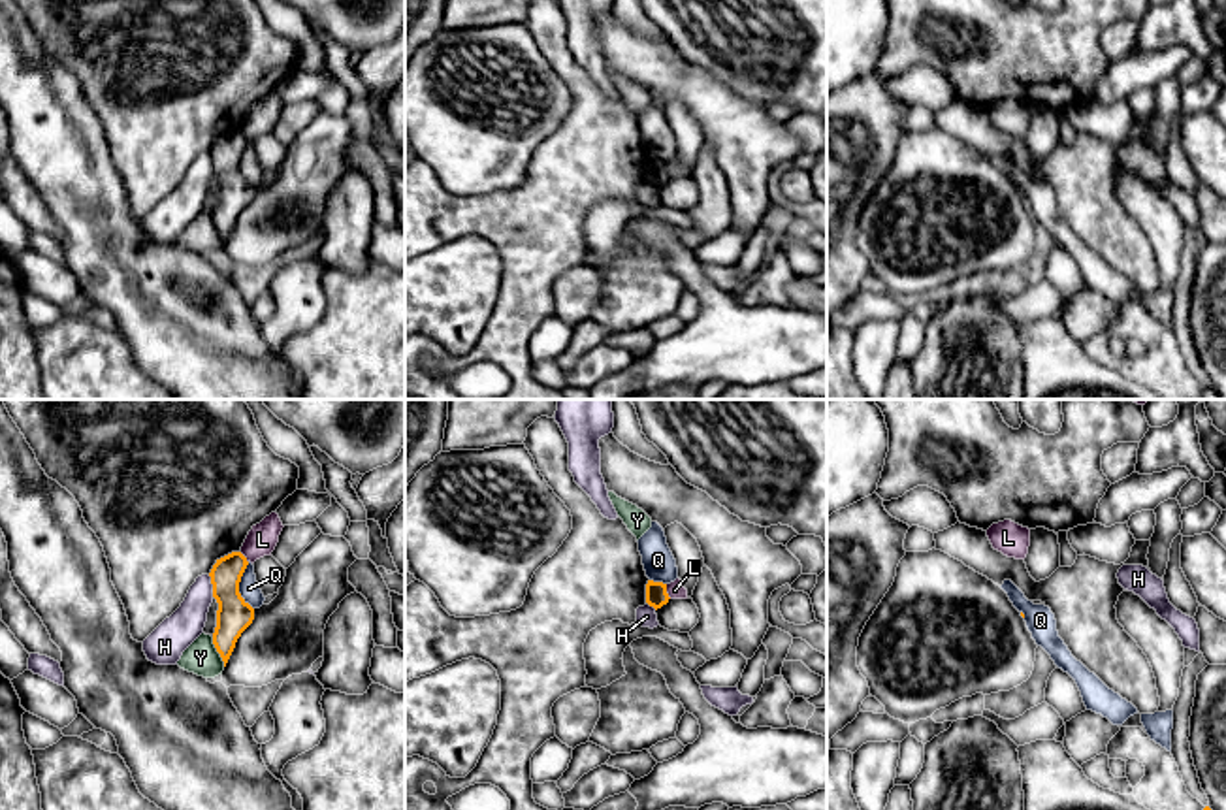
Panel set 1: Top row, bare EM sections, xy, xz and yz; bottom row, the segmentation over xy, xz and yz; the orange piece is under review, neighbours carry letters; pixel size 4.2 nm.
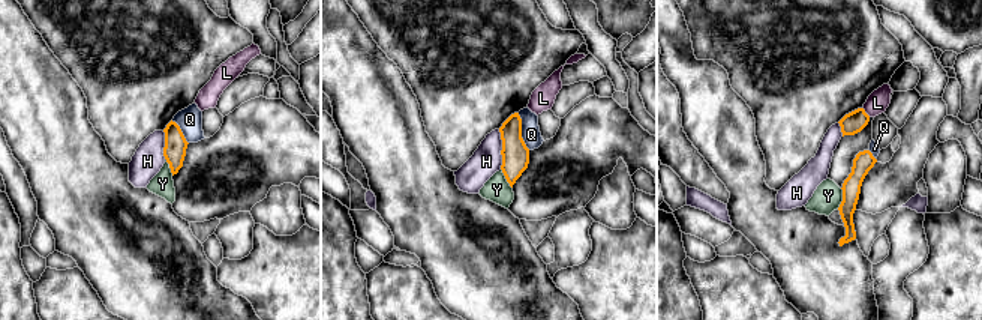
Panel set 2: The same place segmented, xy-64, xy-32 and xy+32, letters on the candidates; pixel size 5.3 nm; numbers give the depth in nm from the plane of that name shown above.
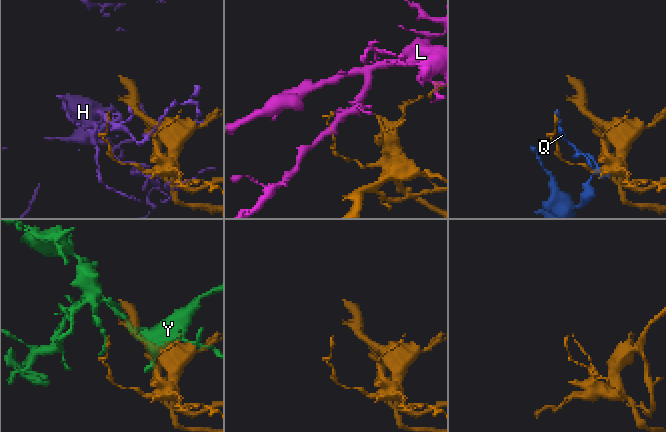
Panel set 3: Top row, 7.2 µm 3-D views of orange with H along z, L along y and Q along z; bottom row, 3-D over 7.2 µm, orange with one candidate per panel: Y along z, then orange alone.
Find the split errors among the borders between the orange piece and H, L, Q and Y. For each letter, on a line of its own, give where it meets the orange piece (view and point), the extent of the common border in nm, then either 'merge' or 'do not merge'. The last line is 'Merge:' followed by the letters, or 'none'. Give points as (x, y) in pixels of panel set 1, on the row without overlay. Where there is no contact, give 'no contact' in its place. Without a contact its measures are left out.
H: meets orange in xy at (213, 164); contact 100 nm long; do not merge
L: meets orange in xz at (665, 170); contact 70 nm long; do not merge
Q: meets orange in xy at (238, 164); contact 200 nm long; do not merge
Y: meets orange in xy at (217, 228); contact 140 nm long; do not merge
Merge: none

